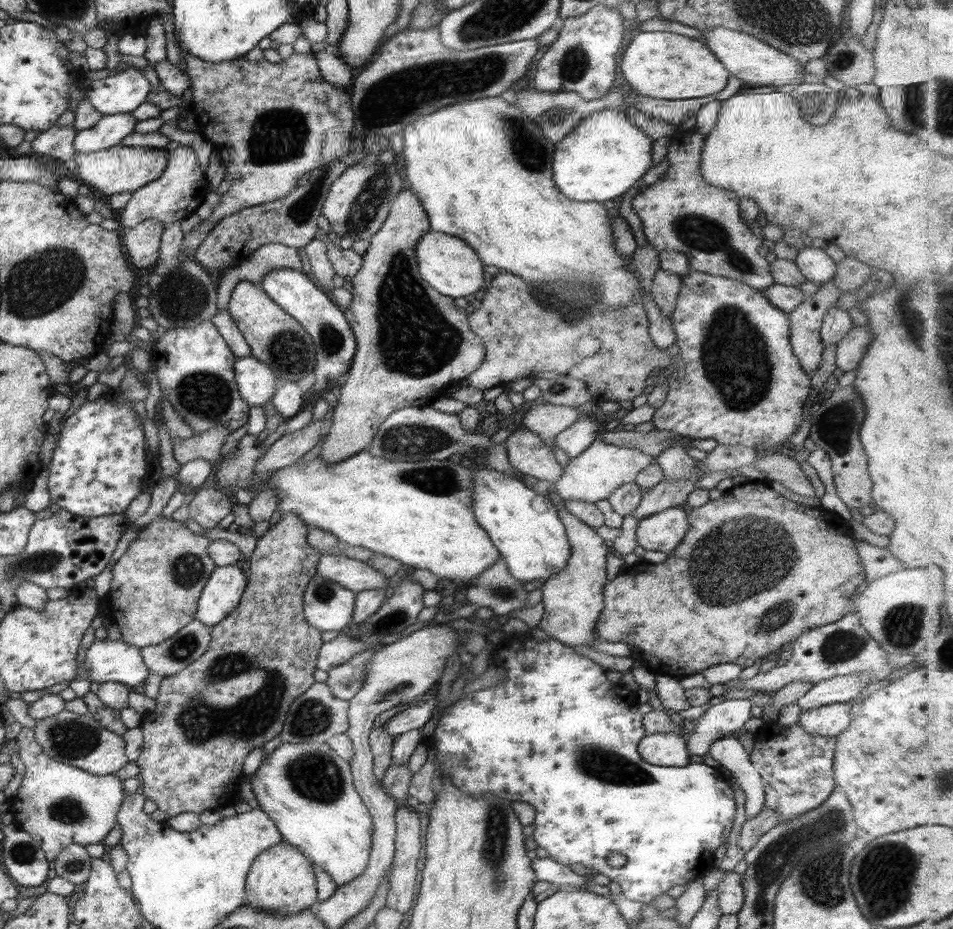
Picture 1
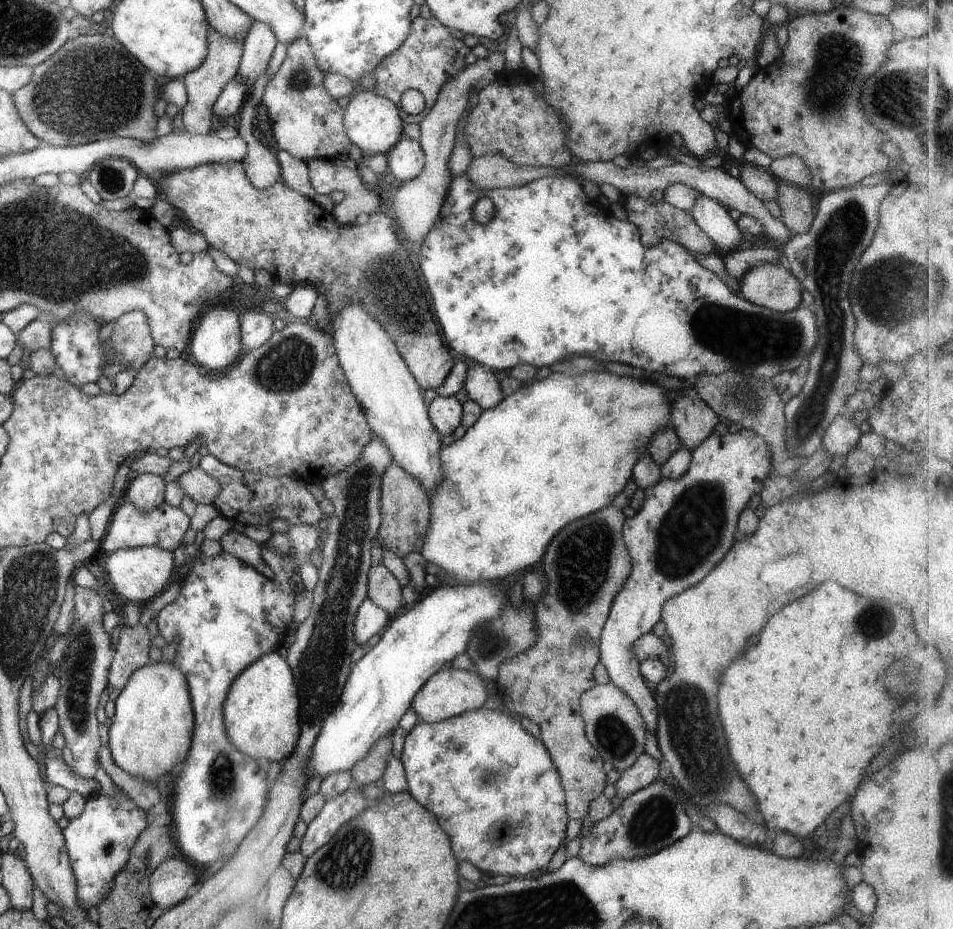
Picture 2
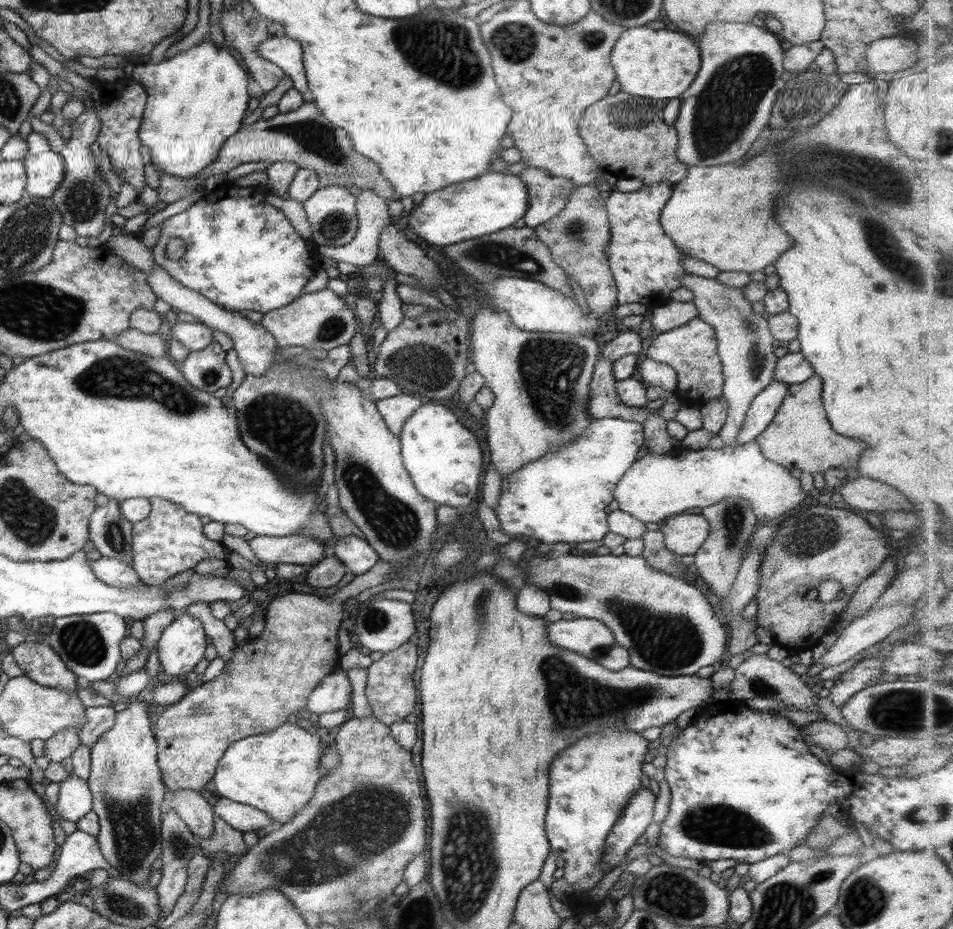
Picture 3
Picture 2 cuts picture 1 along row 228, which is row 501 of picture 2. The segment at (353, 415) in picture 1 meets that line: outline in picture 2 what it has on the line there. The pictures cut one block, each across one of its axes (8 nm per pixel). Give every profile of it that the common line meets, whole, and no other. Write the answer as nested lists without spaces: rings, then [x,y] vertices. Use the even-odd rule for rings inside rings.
[[[395,463],[386,466],[380,478],[378,500],[381,520],[376,538],[381,548],[393,551],[403,558],[409,552],[420,552],[423,536],[427,532],[430,517],[430,498],[423,487]]]

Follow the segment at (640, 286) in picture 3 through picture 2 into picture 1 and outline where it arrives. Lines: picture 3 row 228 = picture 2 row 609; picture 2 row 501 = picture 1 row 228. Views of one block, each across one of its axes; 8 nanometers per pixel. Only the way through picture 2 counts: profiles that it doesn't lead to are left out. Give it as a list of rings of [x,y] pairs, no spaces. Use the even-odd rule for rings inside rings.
[[[676,130],[667,148],[669,167],[665,179],[637,192],[631,204],[641,220],[647,243],[655,251],[679,251],[687,257],[693,271],[729,278],[753,288],[767,289],[774,284],[769,270],[769,255],[762,251],[761,241],[740,218],[733,191],[710,186],[700,174],[704,137],[695,130]]]

